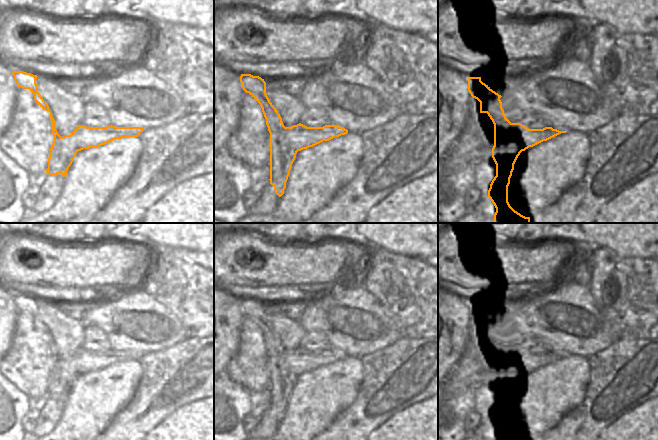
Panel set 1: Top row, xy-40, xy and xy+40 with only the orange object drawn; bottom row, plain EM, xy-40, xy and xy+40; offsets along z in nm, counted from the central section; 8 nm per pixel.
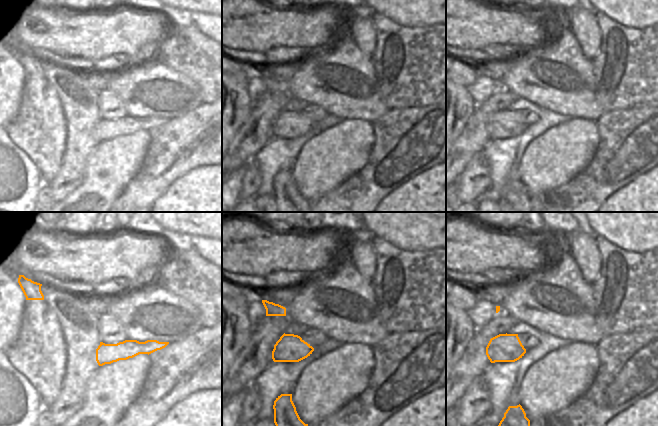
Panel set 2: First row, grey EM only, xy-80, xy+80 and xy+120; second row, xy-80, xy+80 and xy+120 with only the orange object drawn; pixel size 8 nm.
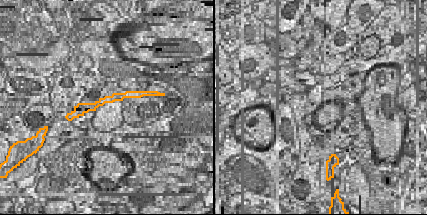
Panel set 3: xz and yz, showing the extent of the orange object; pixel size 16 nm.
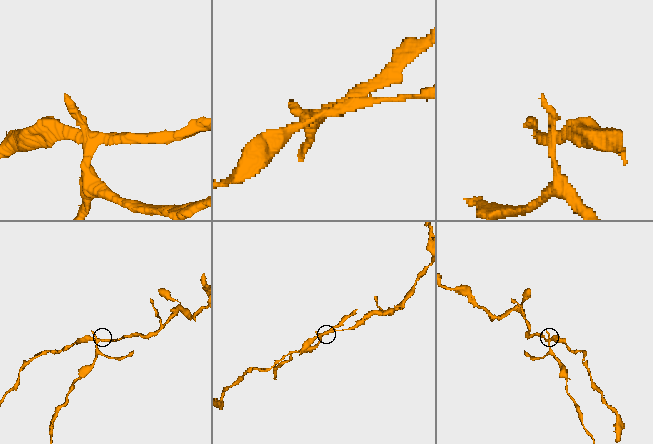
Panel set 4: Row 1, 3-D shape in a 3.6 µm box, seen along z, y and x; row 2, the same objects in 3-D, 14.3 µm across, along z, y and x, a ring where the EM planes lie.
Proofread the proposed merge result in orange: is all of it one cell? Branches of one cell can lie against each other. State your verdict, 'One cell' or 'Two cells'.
Two cells

